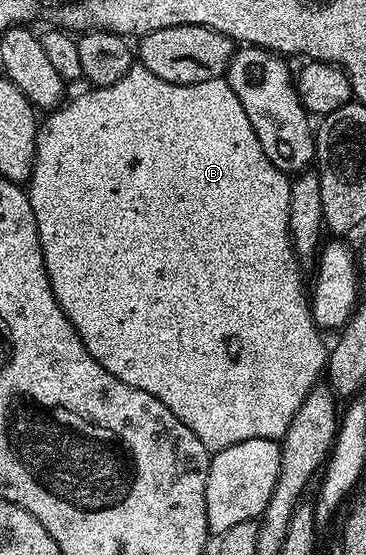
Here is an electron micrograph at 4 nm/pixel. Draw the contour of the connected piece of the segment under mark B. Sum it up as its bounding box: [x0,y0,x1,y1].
[26,65,329,449]

